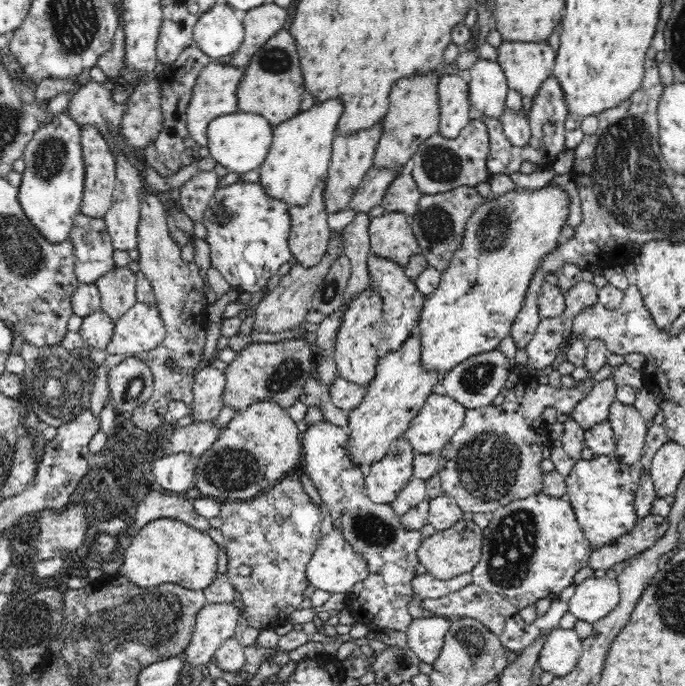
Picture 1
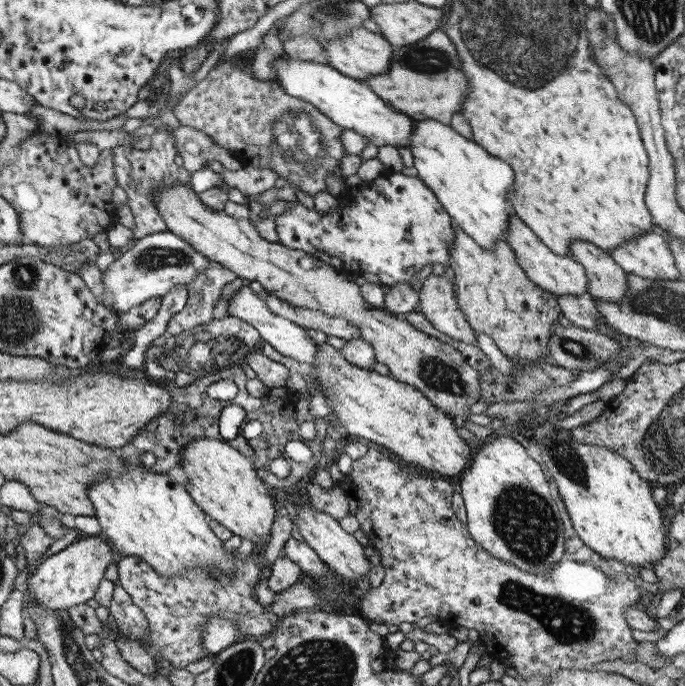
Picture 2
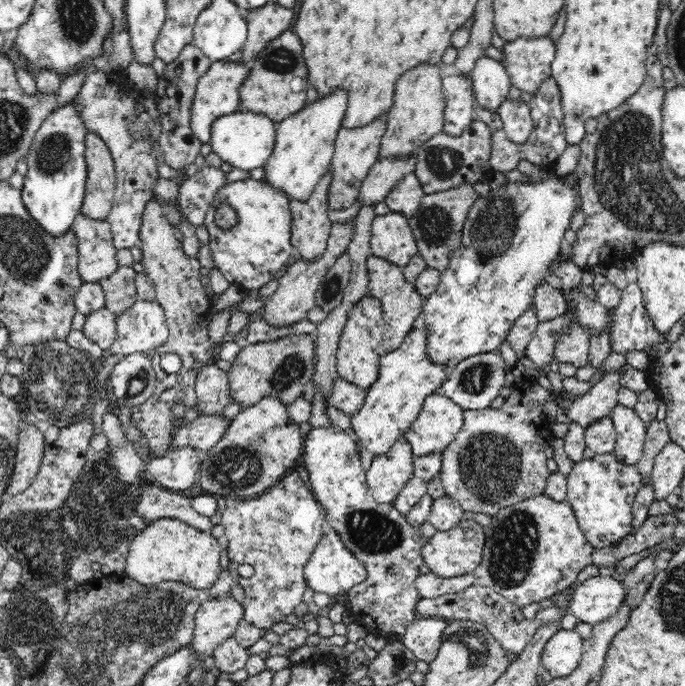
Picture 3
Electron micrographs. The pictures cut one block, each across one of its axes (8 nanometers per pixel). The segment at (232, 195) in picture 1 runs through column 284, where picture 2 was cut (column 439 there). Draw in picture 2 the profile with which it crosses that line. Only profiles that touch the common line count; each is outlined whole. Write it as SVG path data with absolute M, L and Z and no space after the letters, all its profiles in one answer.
M394 173L388 177L378 177L372 181L364 183L361 188L359 188L356 194L353 194L349 191L345 191L338 198L338 206L332 210L332 212L316 212L316 210L309 210L305 208L301 203L292 204L284 214L280 214L280 216L276 216L276 229L278 229L278 243L280 245L284 245L284 247L288 249L292 249L294 251L302 251L306 254L310 254L314 259L318 259L318 261L322 261L322 263L326 263L332 267L334 267L335 271L349 273L351 276L358 275L359 273L370 273L380 277L380 283L382 285L392 286L394 284L400 284L400 282L410 283L412 281L413 276L418 274L424 266L430 264L433 268L443 269L445 266L450 265L450 248L454 246L454 226L453 220L444 211L444 207L440 205L438 199L434 197L434 193L429 190L429 188L420 180L418 177L411 177L408 175L404 175L403 173Z

